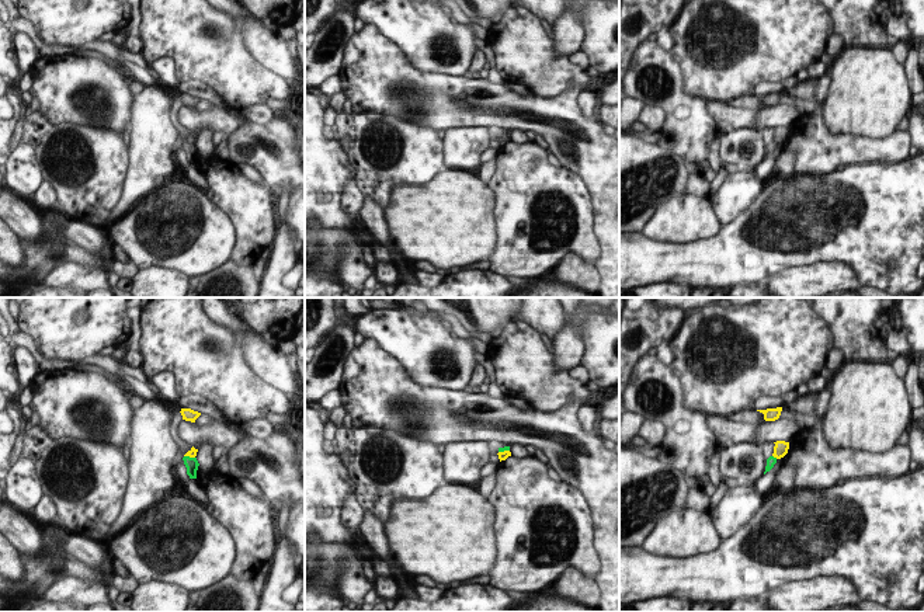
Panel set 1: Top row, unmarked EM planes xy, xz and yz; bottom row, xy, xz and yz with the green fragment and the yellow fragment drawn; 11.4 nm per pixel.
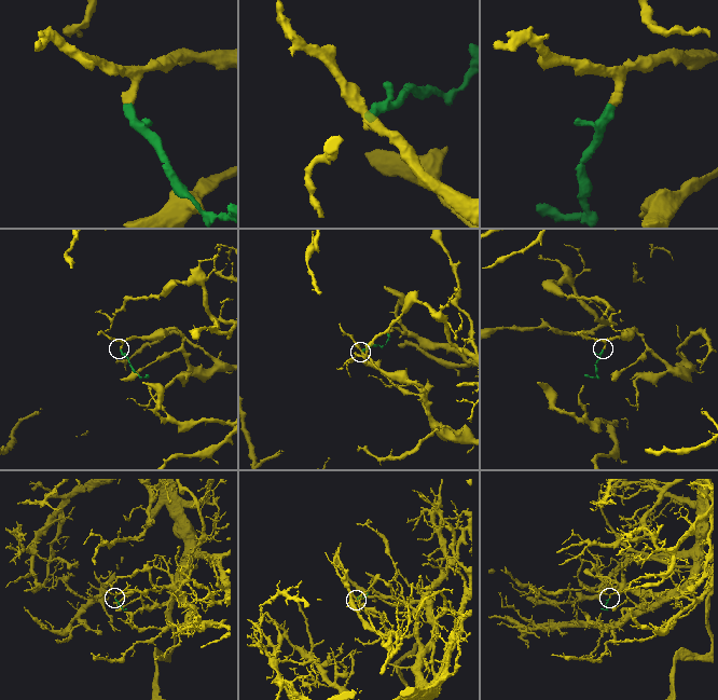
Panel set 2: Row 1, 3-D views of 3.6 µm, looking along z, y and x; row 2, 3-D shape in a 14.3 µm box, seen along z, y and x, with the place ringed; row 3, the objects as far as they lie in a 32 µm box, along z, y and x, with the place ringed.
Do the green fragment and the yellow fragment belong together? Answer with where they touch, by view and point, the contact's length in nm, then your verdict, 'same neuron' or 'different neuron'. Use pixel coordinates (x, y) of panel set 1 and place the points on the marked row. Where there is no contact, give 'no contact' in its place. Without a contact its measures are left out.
yz (775, 458) | 70 nm | different neuron

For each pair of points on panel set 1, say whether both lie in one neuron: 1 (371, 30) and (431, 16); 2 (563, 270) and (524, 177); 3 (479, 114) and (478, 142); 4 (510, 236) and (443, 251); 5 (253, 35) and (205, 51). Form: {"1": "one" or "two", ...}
{"1": "two", "2": "two", "3": "two", "4": "two", "5": "two"}

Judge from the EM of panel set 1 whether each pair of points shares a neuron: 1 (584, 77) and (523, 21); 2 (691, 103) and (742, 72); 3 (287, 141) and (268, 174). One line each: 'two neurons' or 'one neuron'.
1: one neuron
2: two neurons
3: one neuron

